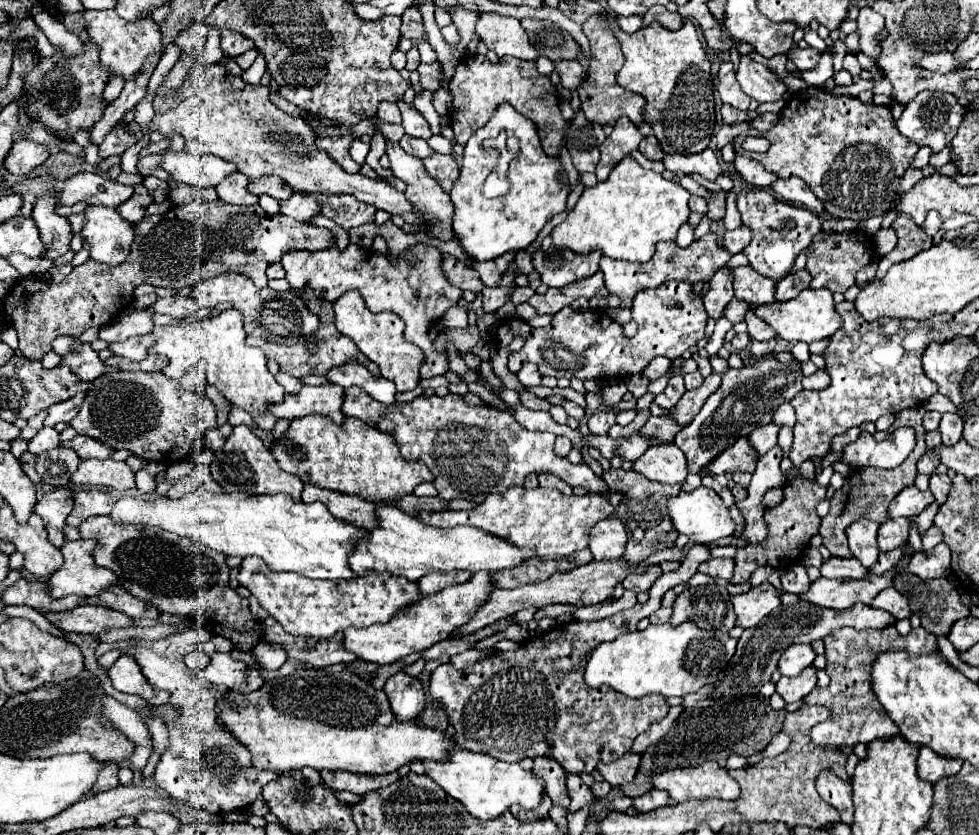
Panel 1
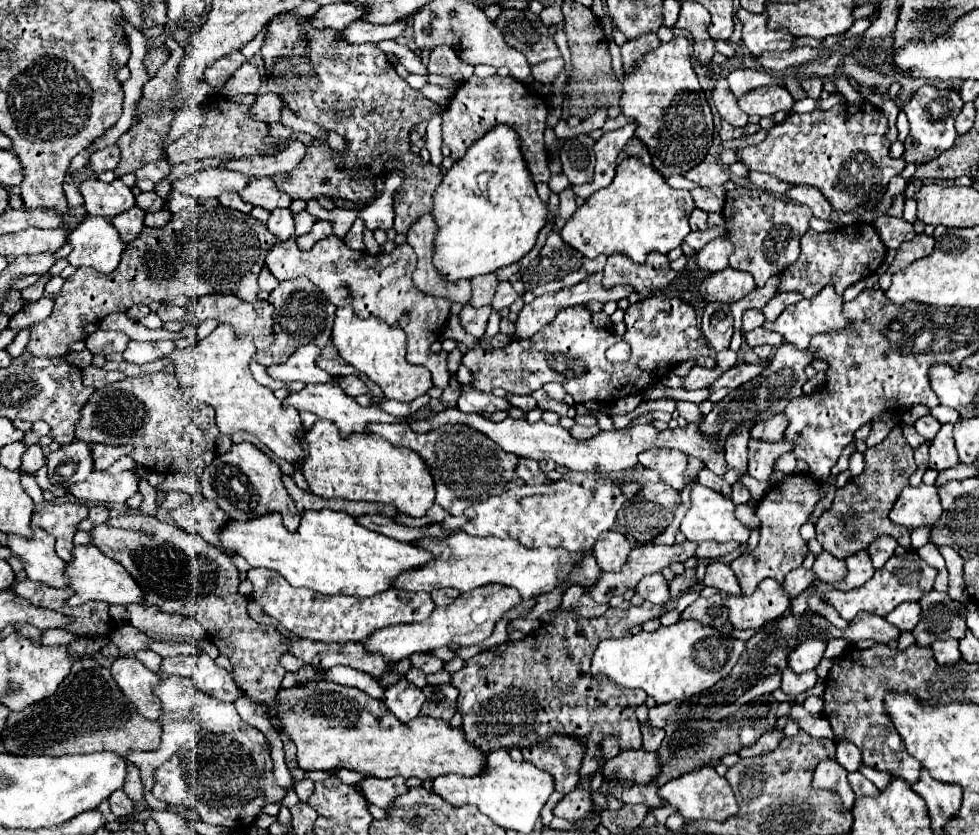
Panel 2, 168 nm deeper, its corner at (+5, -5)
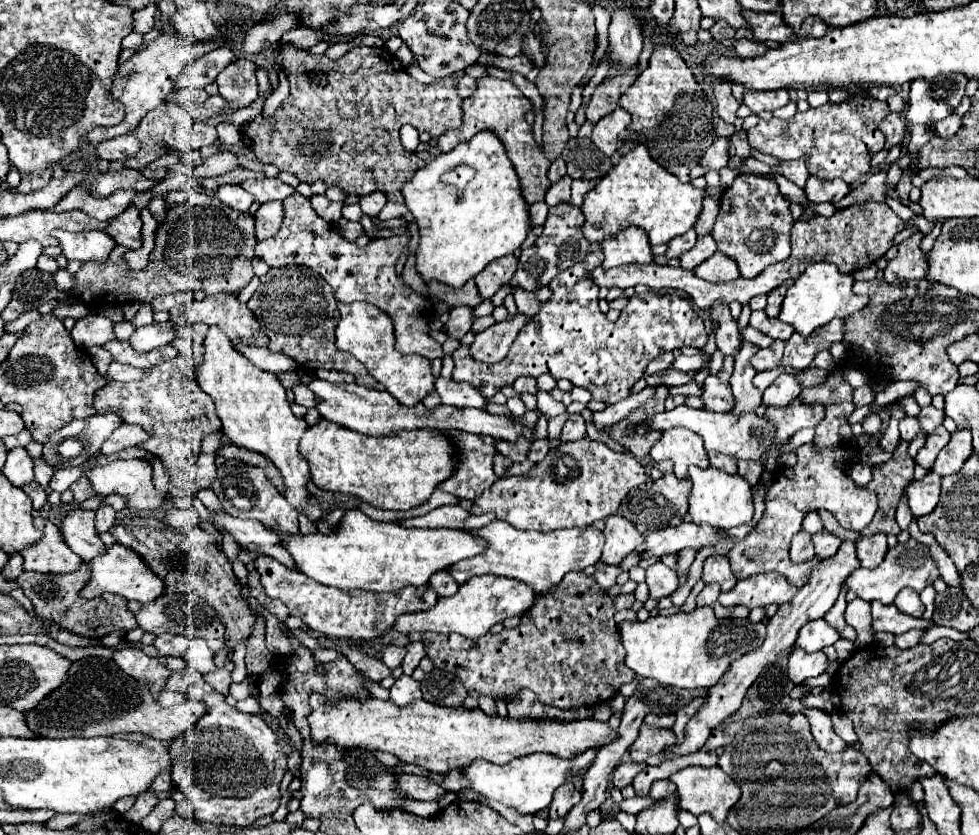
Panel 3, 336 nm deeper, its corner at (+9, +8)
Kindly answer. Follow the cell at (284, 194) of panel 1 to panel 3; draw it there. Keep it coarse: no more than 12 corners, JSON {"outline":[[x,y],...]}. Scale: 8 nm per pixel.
{"outline":[[279,179],[241,183],[259,203],[283,201],[295,189]]}

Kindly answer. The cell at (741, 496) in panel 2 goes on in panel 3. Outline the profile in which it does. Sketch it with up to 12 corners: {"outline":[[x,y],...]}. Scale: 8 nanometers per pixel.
{"outline":[[739,461],[739,475],[757,485],[763,467],[759,461]]}

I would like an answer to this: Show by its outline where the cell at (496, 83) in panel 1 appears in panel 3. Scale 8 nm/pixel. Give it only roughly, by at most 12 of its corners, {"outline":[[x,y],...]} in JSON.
{"outline":[[483,75],[463,99],[455,149],[483,129],[503,141],[525,201],[545,199],[551,163],[525,115],[533,103],[509,79]]}

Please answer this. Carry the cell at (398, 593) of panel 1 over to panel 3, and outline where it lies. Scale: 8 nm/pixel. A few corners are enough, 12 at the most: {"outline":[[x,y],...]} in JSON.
{"outline":[[267,555],[265,593],[327,637],[371,639],[397,615],[437,603],[431,585],[399,593],[331,589]]}

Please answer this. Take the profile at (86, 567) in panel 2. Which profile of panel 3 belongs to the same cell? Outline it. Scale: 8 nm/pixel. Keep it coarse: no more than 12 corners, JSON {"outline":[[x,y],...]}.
{"outline":[[119,543],[91,559],[81,597],[109,591],[139,603],[163,581]]}

